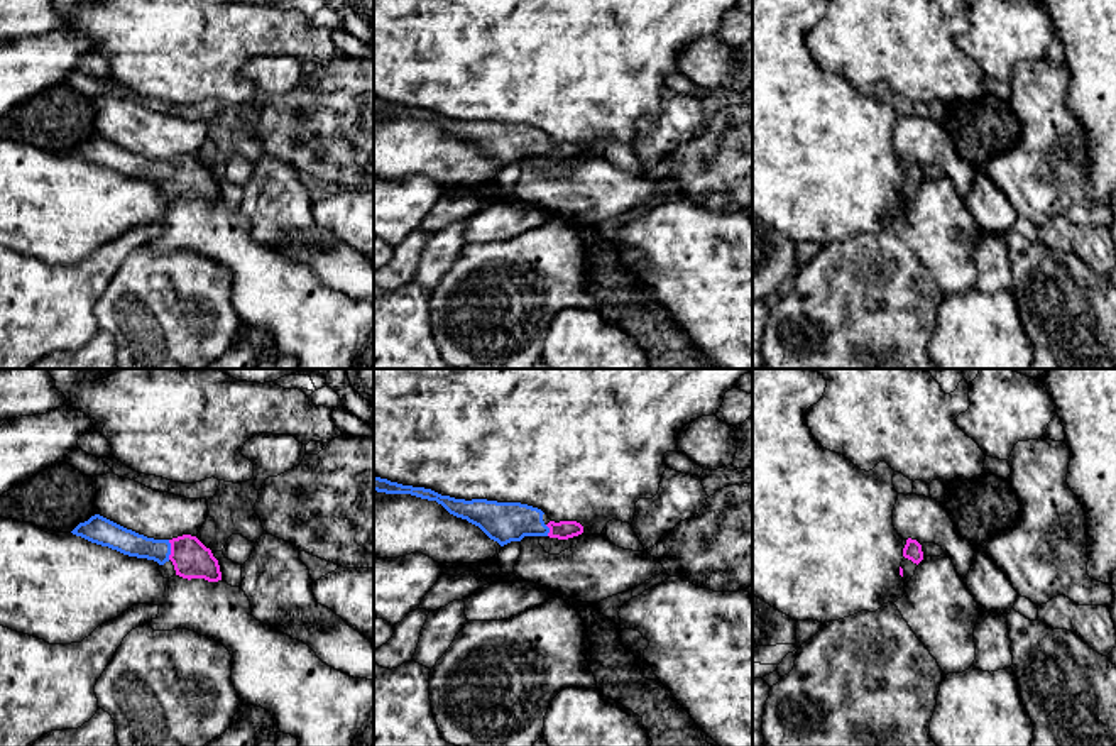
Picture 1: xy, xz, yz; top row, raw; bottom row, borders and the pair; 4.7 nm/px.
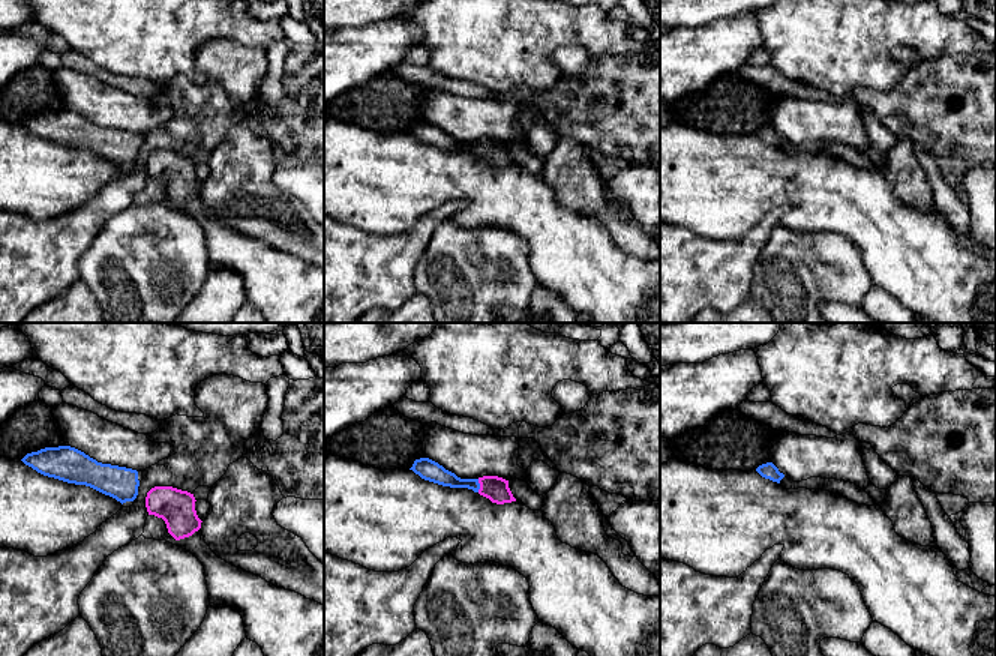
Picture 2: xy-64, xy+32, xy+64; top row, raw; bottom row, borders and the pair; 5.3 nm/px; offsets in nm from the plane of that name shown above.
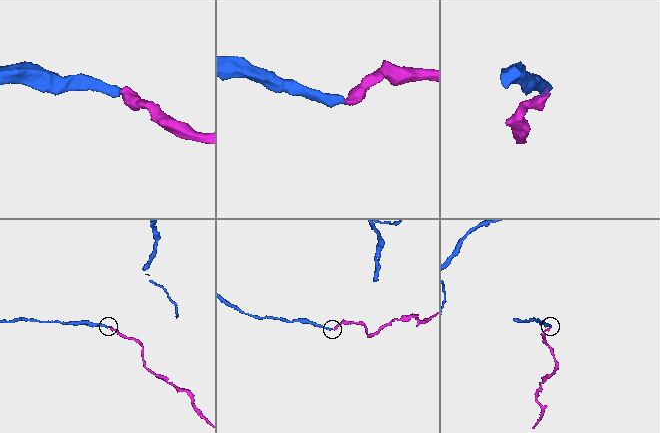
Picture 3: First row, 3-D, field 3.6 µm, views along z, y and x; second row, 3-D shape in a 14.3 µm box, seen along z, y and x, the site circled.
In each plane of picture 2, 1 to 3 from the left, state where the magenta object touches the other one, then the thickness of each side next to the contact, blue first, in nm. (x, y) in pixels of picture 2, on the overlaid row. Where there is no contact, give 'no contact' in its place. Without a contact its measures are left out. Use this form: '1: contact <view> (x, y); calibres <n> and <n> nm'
1: no contact
2: contact xy+32 (479, 485); calibres 100 and 130 nm
3: no contact

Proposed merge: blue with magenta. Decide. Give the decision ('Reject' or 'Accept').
Accept

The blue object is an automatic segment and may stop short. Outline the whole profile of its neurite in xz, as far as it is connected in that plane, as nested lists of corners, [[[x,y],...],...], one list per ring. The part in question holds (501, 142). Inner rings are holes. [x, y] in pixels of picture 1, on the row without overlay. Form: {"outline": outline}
{"outline": [[[374,96],[374,112],[386,115],[411,115],[421,120],[436,122],[450,135],[479,147],[501,167],[521,162],[524,157],[550,157],[568,161],[583,154],[577,142],[543,142],[543,132],[521,123],[497,123],[487,120],[455,120],[431,110],[402,107]]]}

